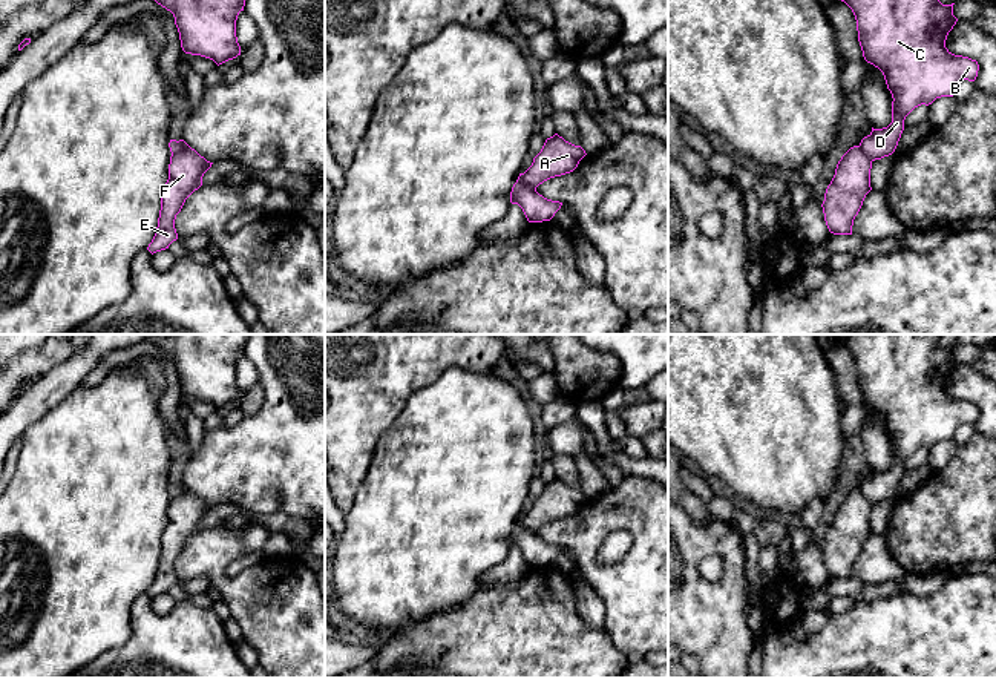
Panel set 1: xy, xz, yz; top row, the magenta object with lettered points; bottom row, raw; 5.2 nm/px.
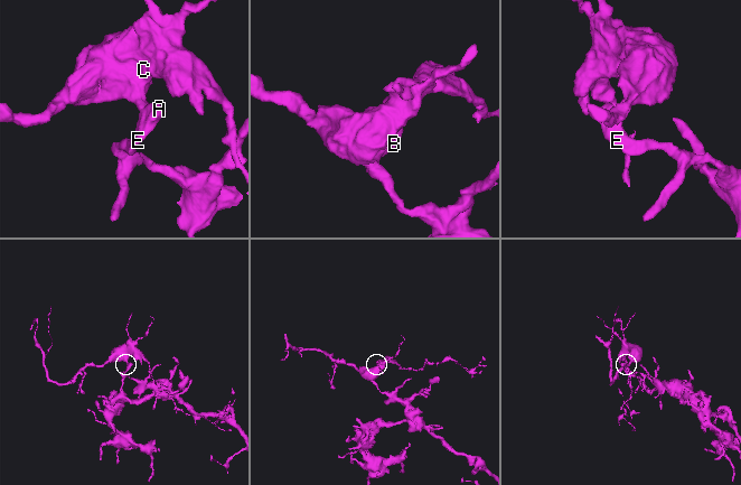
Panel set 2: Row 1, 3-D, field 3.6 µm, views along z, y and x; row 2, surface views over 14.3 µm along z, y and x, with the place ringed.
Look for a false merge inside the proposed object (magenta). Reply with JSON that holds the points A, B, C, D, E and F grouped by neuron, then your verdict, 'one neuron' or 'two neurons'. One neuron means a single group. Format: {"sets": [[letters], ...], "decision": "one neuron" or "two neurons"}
{"sets": [["A", "E", "F"], ["B", "C", "D"]], "decision": "two neurons"}

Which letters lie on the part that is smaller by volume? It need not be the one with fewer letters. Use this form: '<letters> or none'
B, C, D

